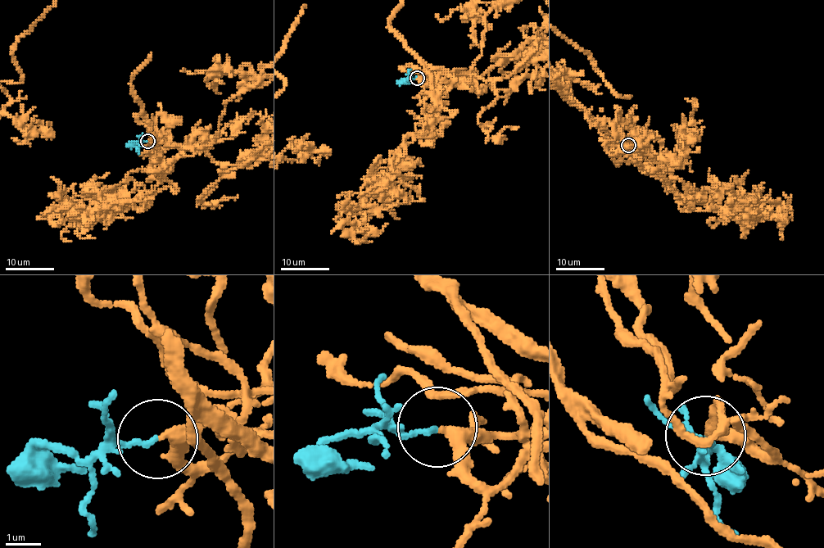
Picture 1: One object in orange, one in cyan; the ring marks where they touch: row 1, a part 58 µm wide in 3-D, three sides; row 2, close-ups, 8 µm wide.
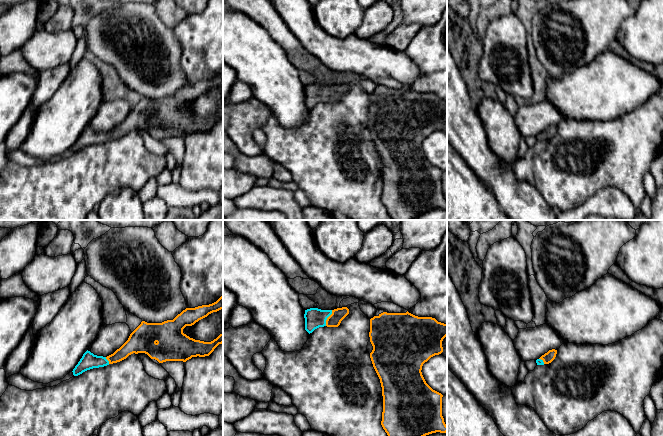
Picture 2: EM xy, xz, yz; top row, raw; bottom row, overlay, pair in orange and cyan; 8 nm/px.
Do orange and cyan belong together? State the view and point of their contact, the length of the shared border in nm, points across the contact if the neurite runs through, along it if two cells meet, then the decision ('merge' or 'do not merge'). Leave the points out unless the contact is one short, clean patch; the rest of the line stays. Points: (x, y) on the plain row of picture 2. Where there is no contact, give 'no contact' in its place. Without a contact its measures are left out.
meets orange in xz at (327, 94); contact 140 nm long; runs through xz (334, 96), (327, 94), (314, 94); merge

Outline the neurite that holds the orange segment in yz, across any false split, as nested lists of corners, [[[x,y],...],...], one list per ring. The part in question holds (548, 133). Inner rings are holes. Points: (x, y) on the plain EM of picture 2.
[[[555,125],[549,126],[547,129],[545,129],[539,135],[536,136],[537,141],[544,141],[551,139],[555,135],[556,130],[557,126]]]

